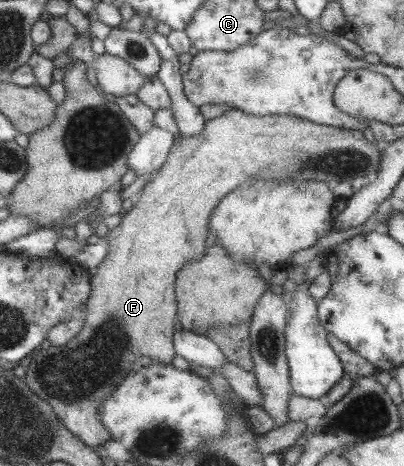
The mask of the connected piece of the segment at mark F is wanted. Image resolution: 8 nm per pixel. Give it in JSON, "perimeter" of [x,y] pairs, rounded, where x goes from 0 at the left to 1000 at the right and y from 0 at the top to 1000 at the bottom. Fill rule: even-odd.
{"perimeter":[[[587,232],[510,260],[495,290],[448,288],[448,298],[433,292],[411,350],[359,393],[349,423],[324,451],[300,459],[297,481],[260,506],[270,543],[228,582],[225,633],[213,646],[205,706],[178,727],[181,736],[151,740],[151,766],[141,766],[146,745],[121,738],[109,742],[121,745],[111,749],[111,779],[106,749],[79,760],[77,766],[87,766],[67,792],[72,835],[121,863],[161,916],[210,955],[238,964],[275,946],[280,936],[245,901],[250,865],[285,839],[300,813],[314,809],[339,766],[374,766],[418,781],[428,775],[436,762],[428,719],[433,689],[441,689],[438,590],[465,560],[493,558],[507,547],[517,470],[542,433],[577,408],[611,399],[621,382],[800,386],[814,401],[842,388],[923,384],[943,350],[943,320],[943,307],[913,305],[884,277],[790,268],[720,247],[636,251]]]}

